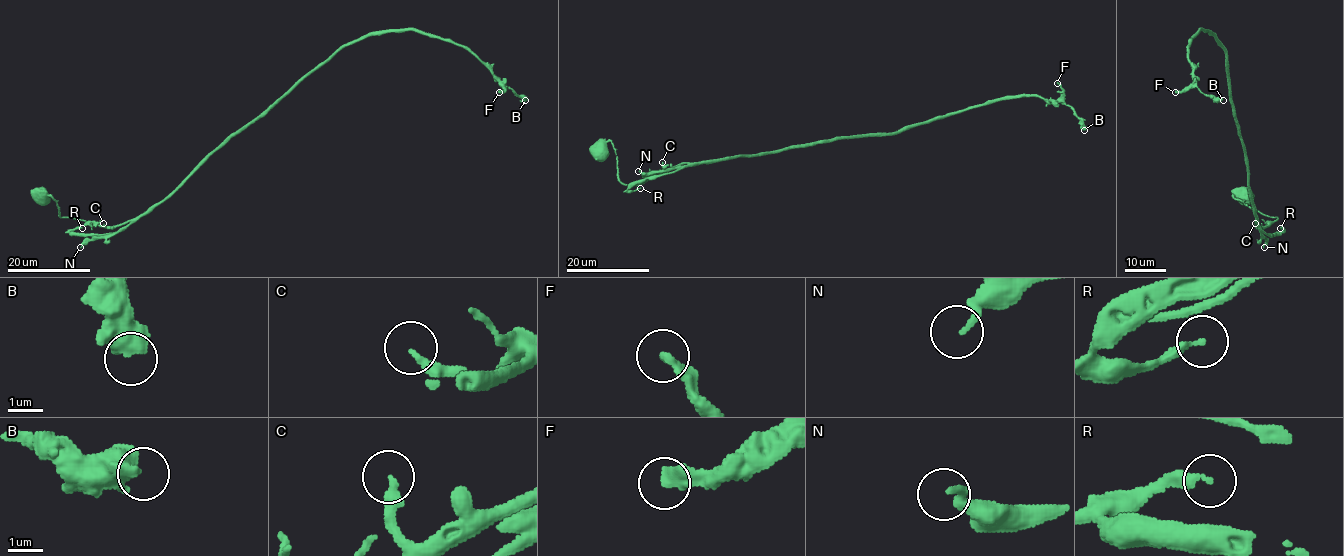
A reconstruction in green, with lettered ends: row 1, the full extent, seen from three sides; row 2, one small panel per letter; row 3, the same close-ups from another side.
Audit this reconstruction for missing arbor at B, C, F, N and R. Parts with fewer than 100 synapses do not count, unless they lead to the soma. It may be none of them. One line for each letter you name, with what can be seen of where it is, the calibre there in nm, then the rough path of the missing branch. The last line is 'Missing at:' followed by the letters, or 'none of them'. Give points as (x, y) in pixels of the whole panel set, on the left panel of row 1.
Missing at: none of them

